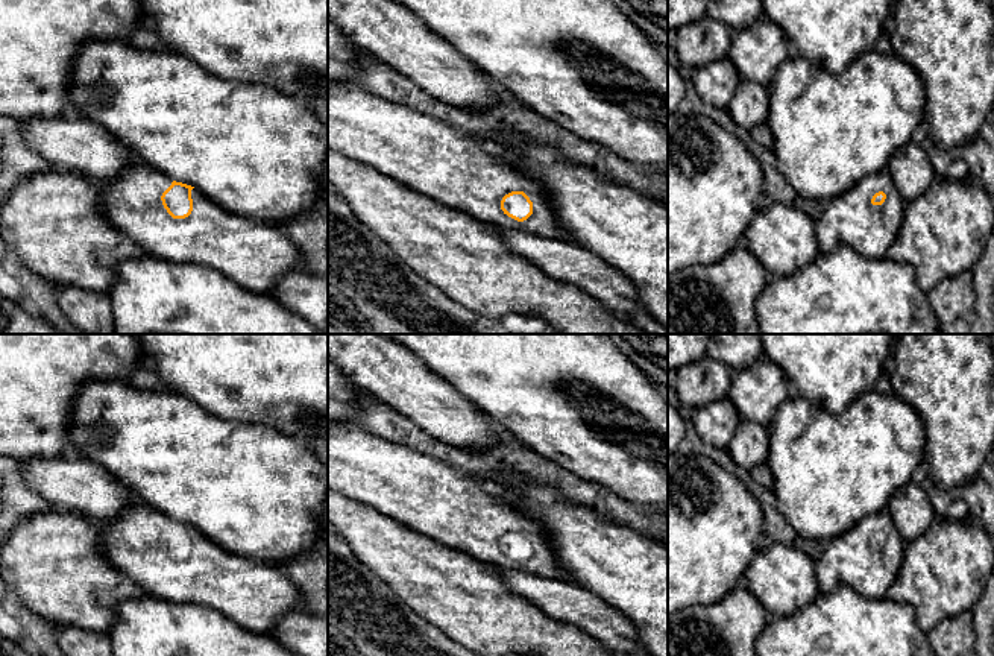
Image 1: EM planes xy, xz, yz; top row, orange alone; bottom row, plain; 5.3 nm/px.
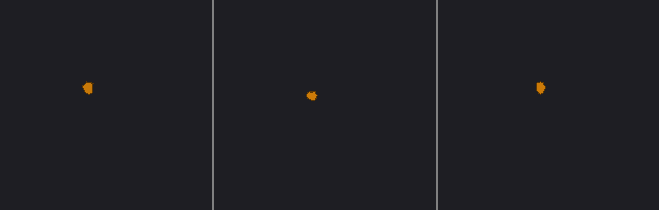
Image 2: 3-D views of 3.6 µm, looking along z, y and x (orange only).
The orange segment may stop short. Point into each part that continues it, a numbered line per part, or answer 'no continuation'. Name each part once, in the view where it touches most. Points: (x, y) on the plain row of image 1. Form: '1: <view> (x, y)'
1: xz (452, 507)

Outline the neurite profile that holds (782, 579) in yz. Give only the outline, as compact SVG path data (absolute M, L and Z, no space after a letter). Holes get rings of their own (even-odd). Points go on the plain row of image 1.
M766 539L757 548L742 583L763 606L768 618L792 615L810 604L819 594L815 560L795 547Z

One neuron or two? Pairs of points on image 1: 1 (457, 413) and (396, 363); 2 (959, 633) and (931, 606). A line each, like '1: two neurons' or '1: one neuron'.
1: one neuron
2: two neurons

